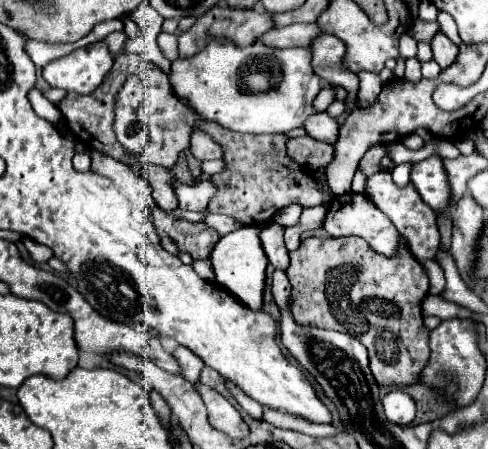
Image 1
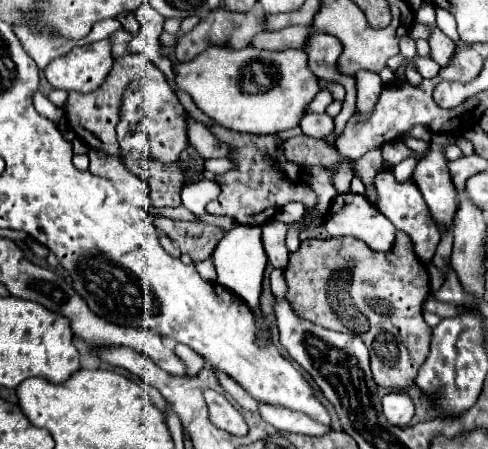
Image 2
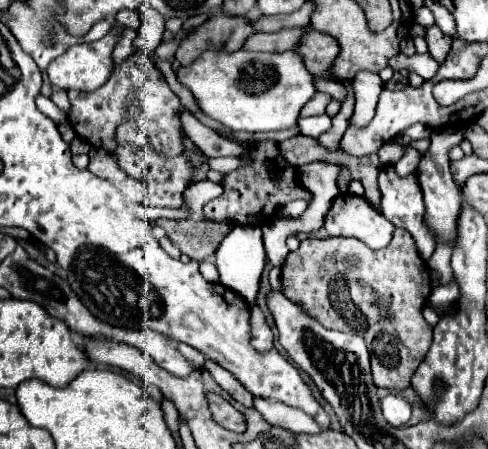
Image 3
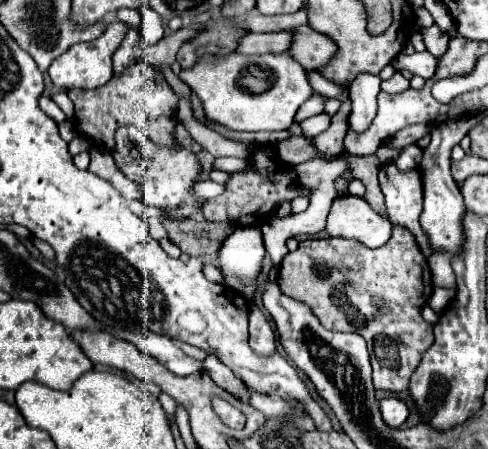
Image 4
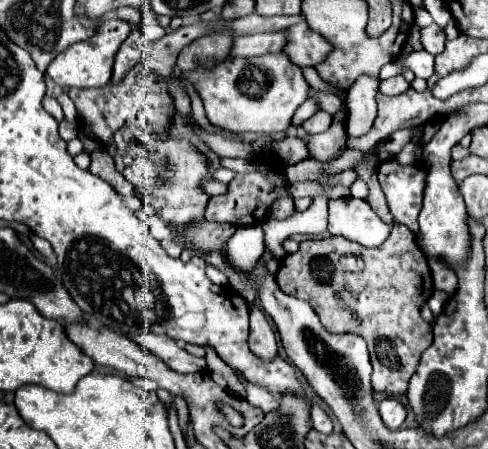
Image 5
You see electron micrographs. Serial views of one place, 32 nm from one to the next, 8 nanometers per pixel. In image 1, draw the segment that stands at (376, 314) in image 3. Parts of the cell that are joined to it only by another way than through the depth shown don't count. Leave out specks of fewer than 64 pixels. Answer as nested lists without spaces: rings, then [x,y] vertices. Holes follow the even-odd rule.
[[[306,238],[300,248],[290,252],[290,266],[286,276],[292,286],[290,308],[298,324],[312,324],[326,330],[348,332],[358,338],[370,354],[370,368],[380,386],[410,386],[418,380],[424,368],[430,348],[430,330],[424,328],[422,300],[428,296],[428,274],[422,264],[408,252],[408,244],[400,238],[400,250],[396,256],[386,258],[374,252],[364,240],[352,238]]]

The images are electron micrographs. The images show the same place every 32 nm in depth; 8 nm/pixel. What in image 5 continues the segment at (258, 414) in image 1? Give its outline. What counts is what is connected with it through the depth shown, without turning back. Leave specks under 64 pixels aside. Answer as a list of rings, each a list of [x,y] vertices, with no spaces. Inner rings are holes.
[[[210,347],[206,348],[206,369],[210,372],[212,379],[223,388],[228,388],[237,396],[246,397],[244,384],[236,376],[235,372],[225,364],[217,353]]]

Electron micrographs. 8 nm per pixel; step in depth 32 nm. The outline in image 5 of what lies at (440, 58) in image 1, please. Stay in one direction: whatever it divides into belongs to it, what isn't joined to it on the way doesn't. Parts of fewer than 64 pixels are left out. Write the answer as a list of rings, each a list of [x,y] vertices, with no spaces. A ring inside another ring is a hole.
[[[430,24],[430,26],[420,30],[420,42],[422,42],[426,52],[440,54],[444,50],[444,42],[446,42],[444,30],[438,24]]]

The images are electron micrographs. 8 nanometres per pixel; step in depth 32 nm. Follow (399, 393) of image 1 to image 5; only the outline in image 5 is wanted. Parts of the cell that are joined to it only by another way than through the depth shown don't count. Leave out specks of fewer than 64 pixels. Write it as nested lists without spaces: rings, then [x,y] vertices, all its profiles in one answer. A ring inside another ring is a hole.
[[[384,398],[380,402],[380,416],[390,430],[398,430],[406,418],[406,408],[394,398]]]

